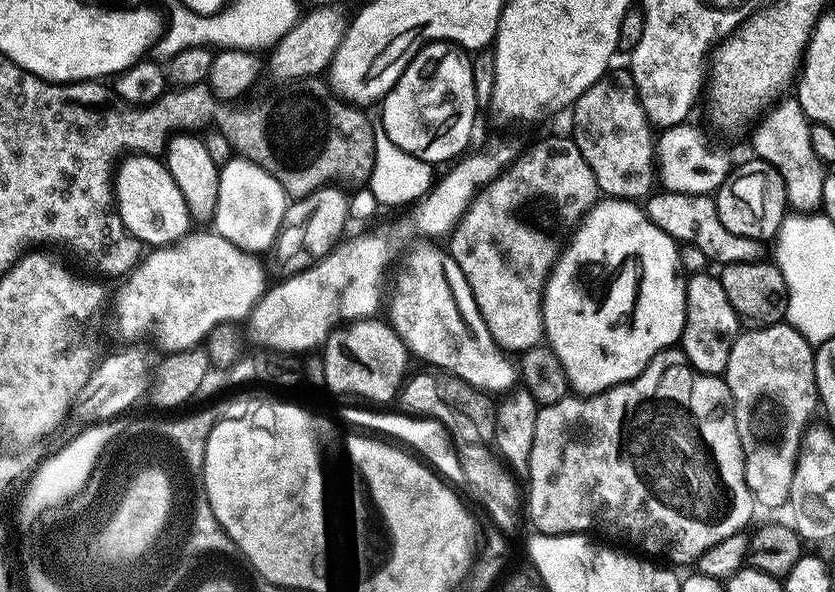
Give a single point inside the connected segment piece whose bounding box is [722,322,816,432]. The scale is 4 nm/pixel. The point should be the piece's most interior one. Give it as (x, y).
(772, 357)

